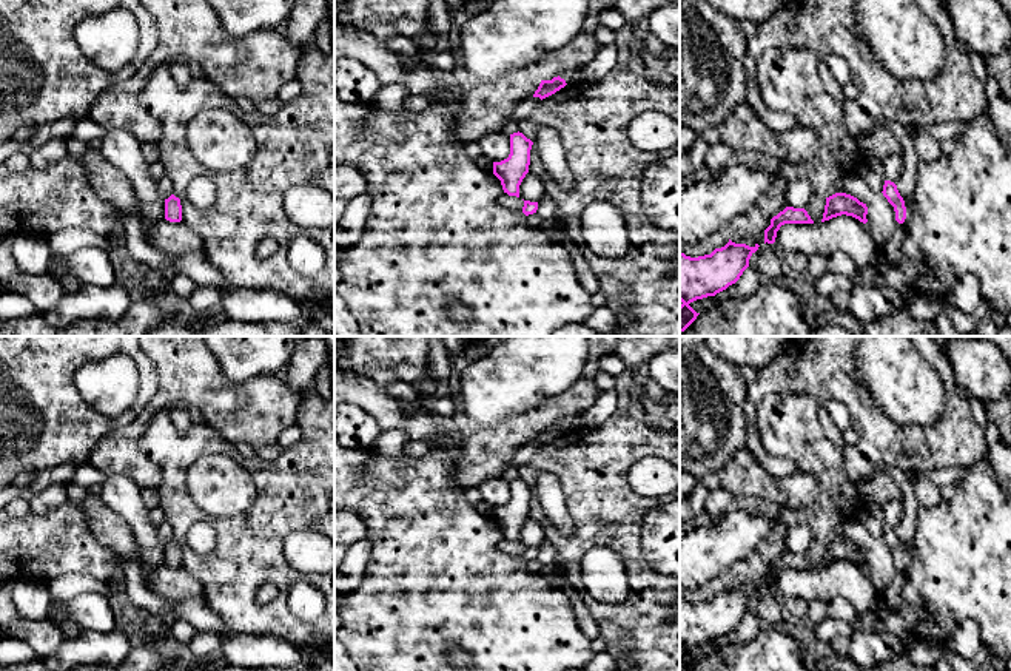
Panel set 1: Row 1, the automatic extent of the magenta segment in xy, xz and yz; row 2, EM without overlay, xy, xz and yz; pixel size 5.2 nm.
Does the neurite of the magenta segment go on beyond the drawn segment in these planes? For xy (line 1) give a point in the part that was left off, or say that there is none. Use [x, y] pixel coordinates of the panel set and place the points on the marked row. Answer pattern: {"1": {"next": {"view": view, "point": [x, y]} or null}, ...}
{"1": {"next": null}}

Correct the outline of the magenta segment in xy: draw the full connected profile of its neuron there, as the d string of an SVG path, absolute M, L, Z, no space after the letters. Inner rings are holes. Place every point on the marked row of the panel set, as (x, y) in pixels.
M171 194L165 199L165 219L170 222L180 222L182 221L182 205L180 199Z

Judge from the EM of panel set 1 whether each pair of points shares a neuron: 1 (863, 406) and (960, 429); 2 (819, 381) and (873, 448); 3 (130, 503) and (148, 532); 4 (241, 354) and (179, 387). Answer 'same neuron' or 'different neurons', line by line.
1: same neuron
2: same neuron
3: same neuron
4: different neurons

